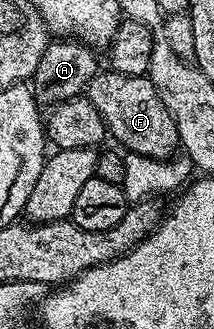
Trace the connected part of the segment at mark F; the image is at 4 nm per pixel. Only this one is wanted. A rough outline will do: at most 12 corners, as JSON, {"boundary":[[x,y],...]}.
{"boundary":[[111,68],[86,97],[125,151],[171,159],[174,116],[145,75]]}

